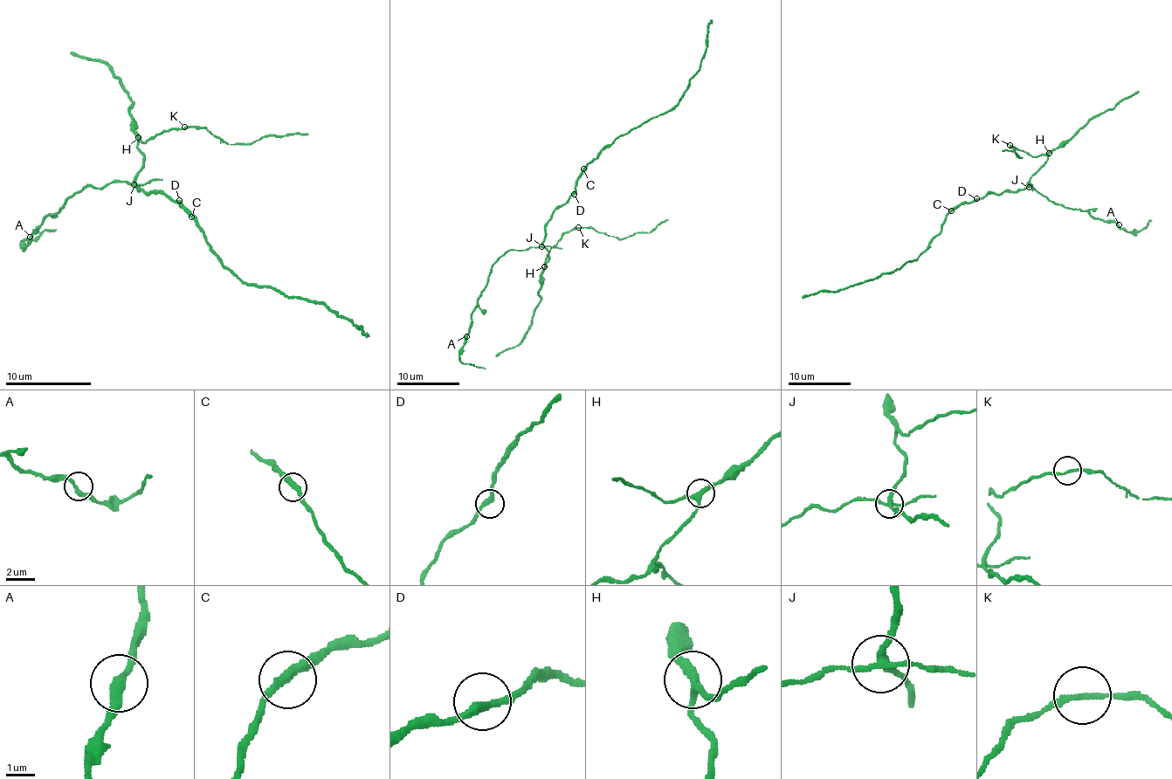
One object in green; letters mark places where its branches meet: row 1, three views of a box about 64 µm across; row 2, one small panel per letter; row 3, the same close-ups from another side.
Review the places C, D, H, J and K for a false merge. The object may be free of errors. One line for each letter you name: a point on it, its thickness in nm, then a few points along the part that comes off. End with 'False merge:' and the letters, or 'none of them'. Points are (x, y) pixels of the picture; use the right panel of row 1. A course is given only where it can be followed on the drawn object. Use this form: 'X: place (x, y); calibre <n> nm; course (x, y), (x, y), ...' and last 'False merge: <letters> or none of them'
J: place (1029, 187); calibre 280 nm; course (1028, 187), (1049, 200), (1067, 208), (1087, 210), (1094, 217), (1111, 220), (1128, 231), (1140, 231), (1152, 220)
False merge: J

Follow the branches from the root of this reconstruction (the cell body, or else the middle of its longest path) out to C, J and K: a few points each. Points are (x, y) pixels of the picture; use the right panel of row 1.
C: (975, 200), (962, 203), (951, 210)
J: (975, 200), (988, 194), (1018, 192), (1028, 187)
K: (975, 200), (988, 194), (1022, 190), (1047, 159), (1044, 155), (1030, 156), (1009, 145)

